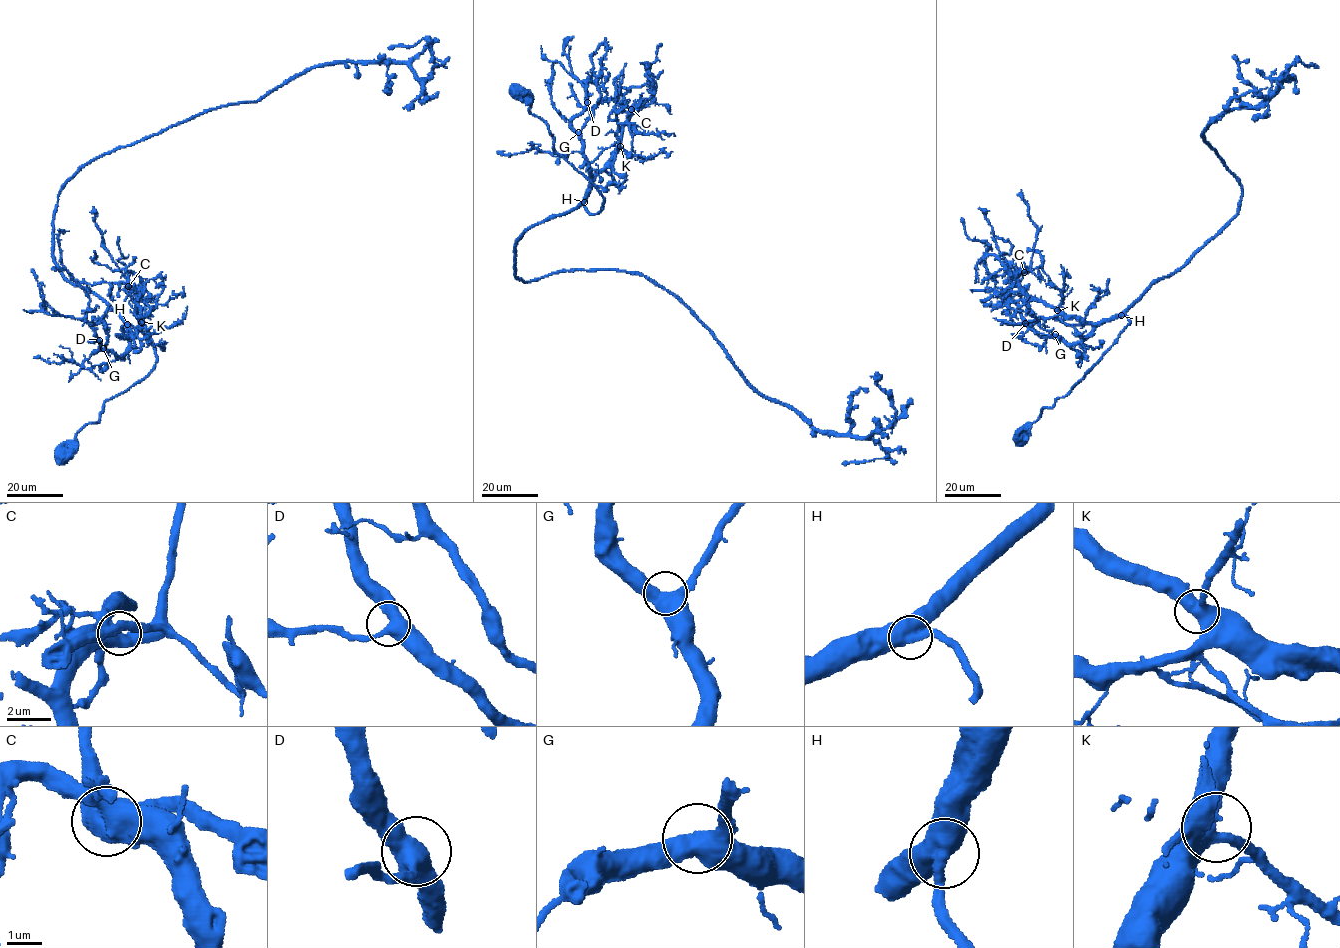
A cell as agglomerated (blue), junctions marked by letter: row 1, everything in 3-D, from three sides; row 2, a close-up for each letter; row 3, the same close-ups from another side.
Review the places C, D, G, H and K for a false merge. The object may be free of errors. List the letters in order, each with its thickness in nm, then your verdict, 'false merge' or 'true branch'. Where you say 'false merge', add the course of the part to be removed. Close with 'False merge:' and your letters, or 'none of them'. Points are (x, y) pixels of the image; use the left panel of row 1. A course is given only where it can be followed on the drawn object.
C: 460 nm thick; true branch
D: 440 nm thick; true branch
G: 480 nm thick; true branch
H: 480 nm thick; true branch
K: 440 nm thick; true branch
False merge: none of them

